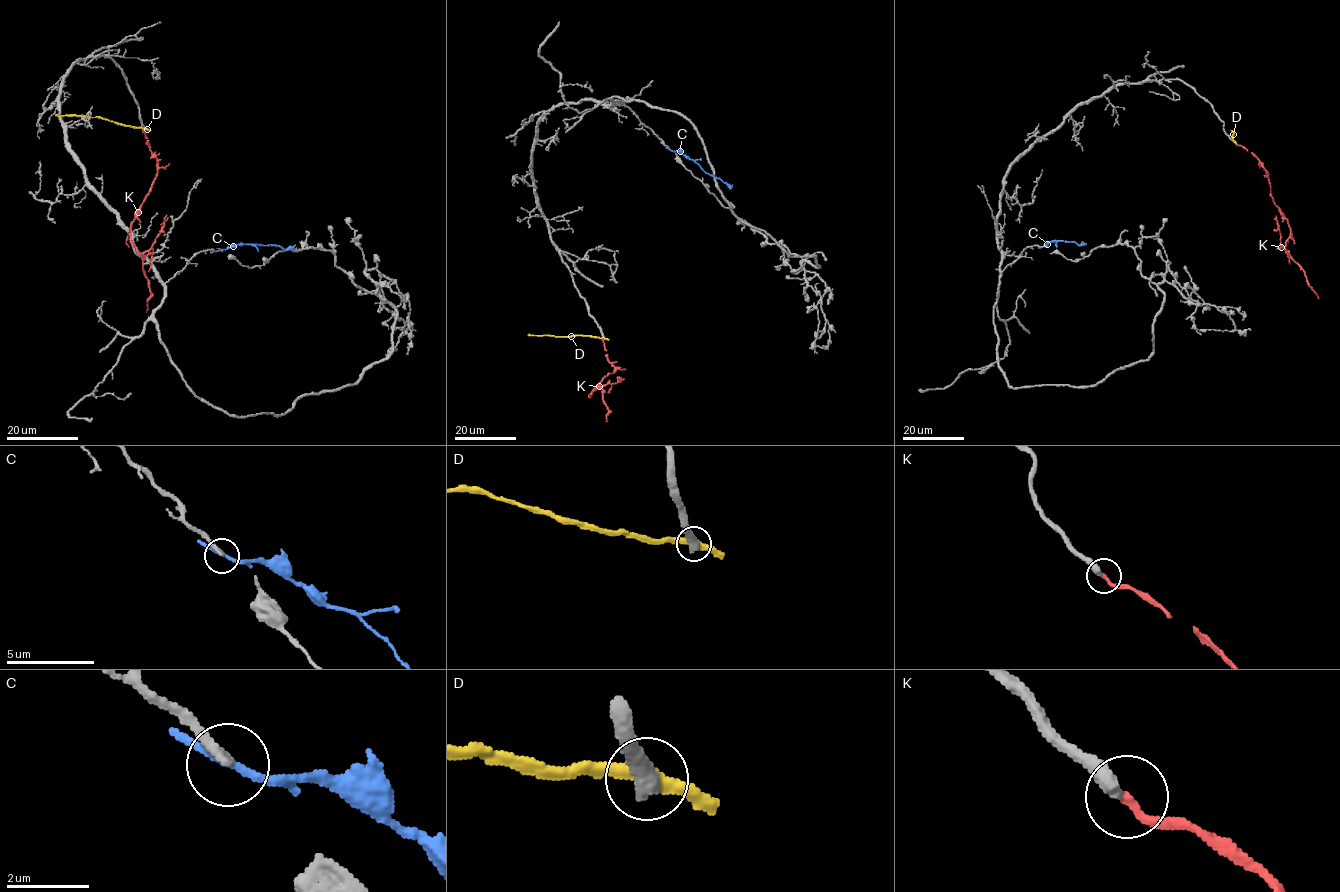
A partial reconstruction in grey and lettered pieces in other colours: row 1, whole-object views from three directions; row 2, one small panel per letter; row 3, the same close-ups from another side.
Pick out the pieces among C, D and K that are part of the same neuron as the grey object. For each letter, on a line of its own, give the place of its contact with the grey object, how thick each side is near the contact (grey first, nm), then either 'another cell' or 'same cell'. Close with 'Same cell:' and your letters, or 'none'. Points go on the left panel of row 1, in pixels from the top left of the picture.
C: contact (222, 249); calibres 200 and 180 nm; another cell
D: contact (144, 128); calibres 500 and 240 nm; another cell
K: contact (143, 130); calibres 400 and 280 nm; another cell
Same cell: none

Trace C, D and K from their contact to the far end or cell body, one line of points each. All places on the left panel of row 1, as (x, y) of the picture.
C: (222, 249), (249, 243), (288, 249), (295, 244)
D: (144, 128), (117, 124), (97, 117), (55, 114)
K: (143, 129), (157, 163), (157, 173), (132, 221), (130, 241), (143, 258), (143, 272), (152, 294), (147, 312)

